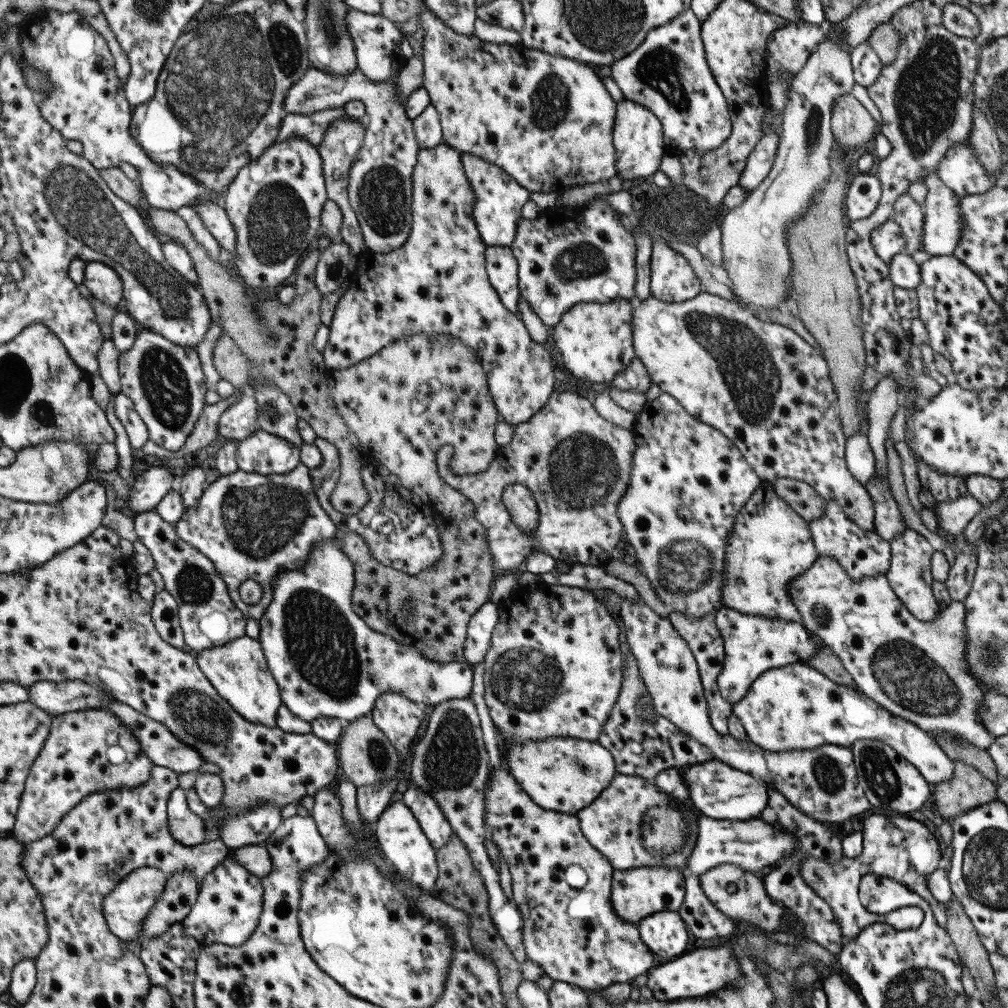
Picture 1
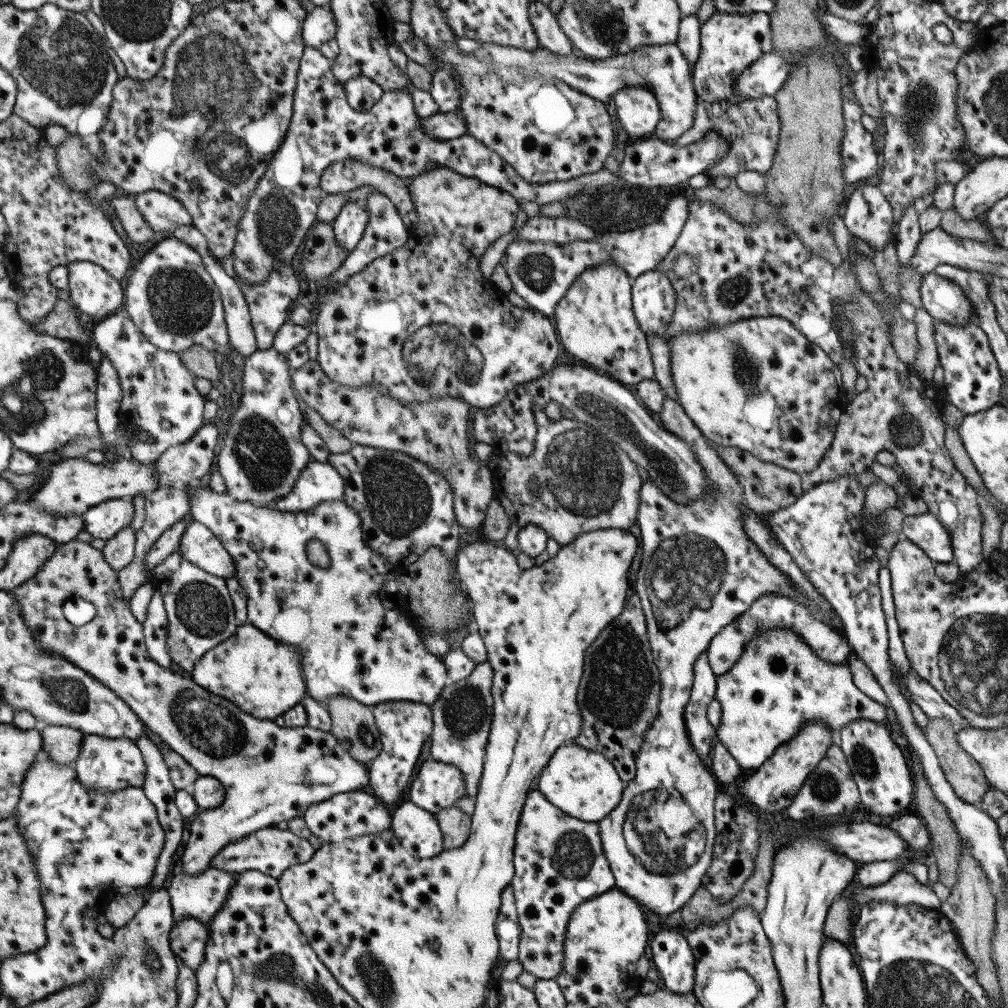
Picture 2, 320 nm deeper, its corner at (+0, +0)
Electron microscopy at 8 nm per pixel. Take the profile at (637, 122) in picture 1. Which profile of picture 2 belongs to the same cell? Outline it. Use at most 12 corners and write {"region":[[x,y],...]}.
{"region":[[627,86],[612,97],[629,140],[649,138],[660,117],[654,94]]}

